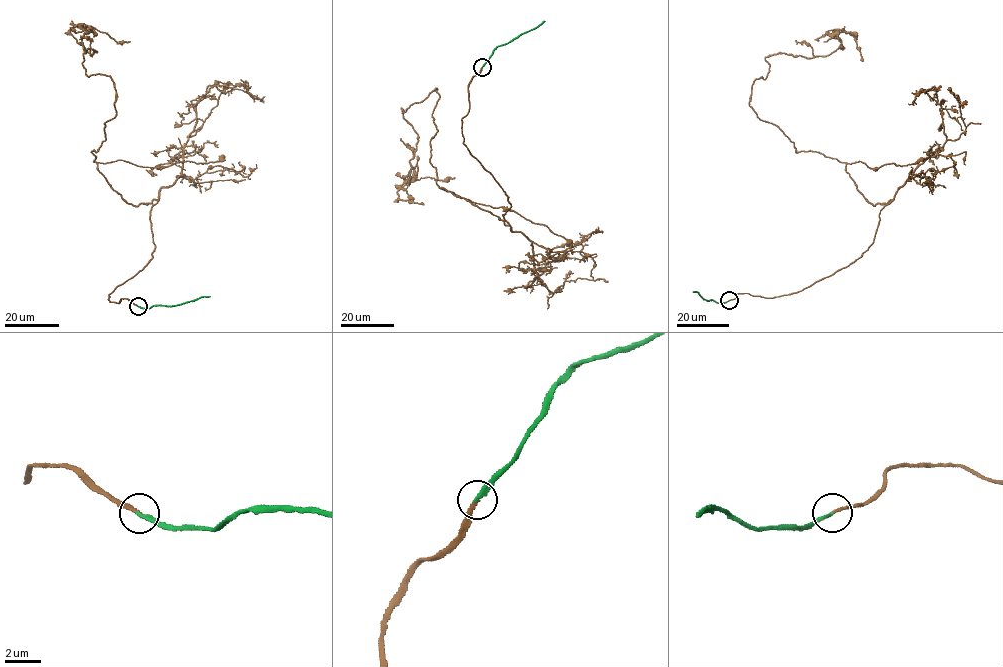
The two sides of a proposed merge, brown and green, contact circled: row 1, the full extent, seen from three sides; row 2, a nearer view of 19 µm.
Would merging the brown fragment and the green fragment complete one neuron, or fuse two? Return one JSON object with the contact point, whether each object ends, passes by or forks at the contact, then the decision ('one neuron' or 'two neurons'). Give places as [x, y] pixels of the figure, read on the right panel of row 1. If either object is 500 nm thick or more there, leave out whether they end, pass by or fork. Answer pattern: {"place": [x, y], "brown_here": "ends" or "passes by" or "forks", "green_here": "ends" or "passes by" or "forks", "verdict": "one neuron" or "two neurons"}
{"place": [729, 300], "brown_here": "ends", "green_here": "ends", "verdict": "one neuron"}

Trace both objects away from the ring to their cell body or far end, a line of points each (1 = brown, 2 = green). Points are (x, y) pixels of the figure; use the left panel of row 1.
1: (138, 306), (108, 299), (152, 257), (152, 204), (93, 161), (114, 82), (92, 56)
2: (137, 306), (176, 305), (210, 296)

